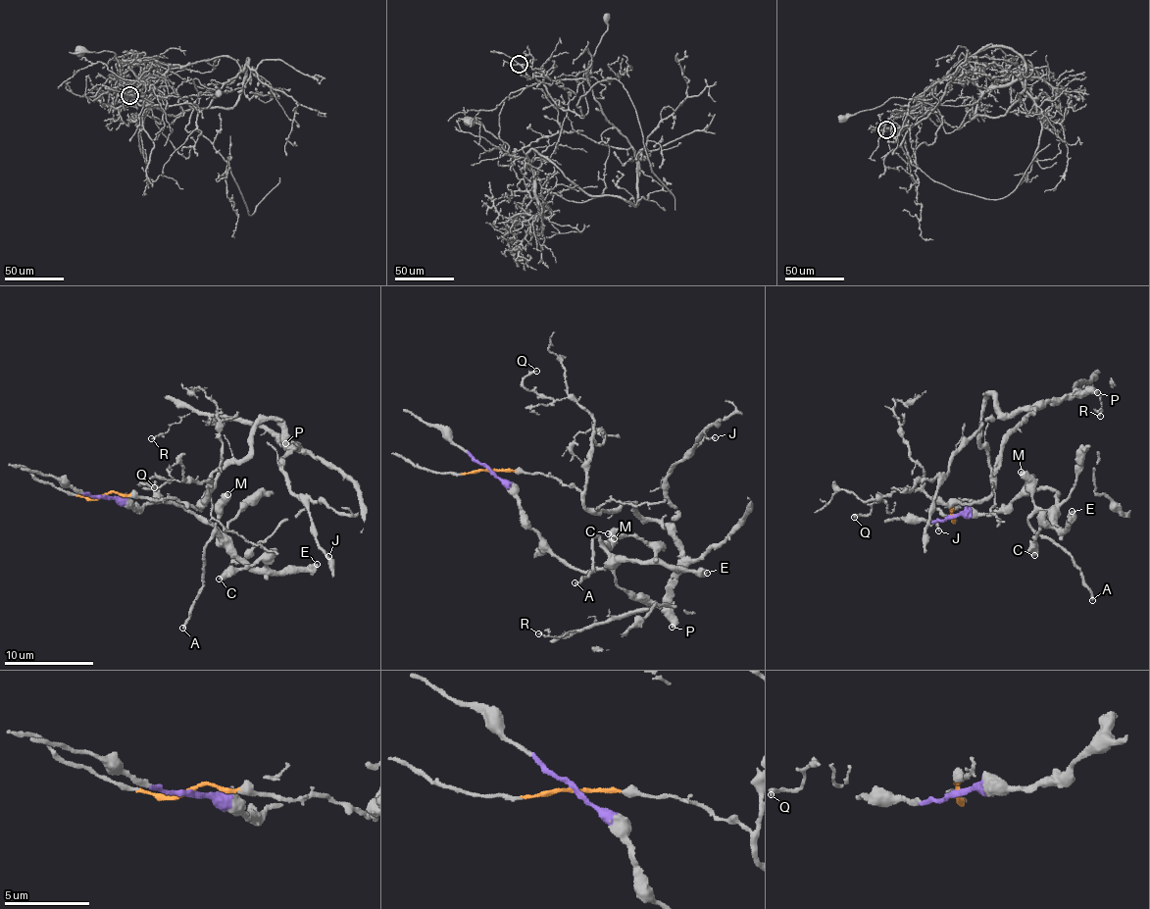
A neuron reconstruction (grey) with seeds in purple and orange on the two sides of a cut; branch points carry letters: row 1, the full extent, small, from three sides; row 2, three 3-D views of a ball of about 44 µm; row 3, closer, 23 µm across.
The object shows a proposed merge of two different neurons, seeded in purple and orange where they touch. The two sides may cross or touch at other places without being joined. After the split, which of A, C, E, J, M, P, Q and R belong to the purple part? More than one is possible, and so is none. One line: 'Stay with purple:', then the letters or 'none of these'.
Stay with purple: A, C, E, M

